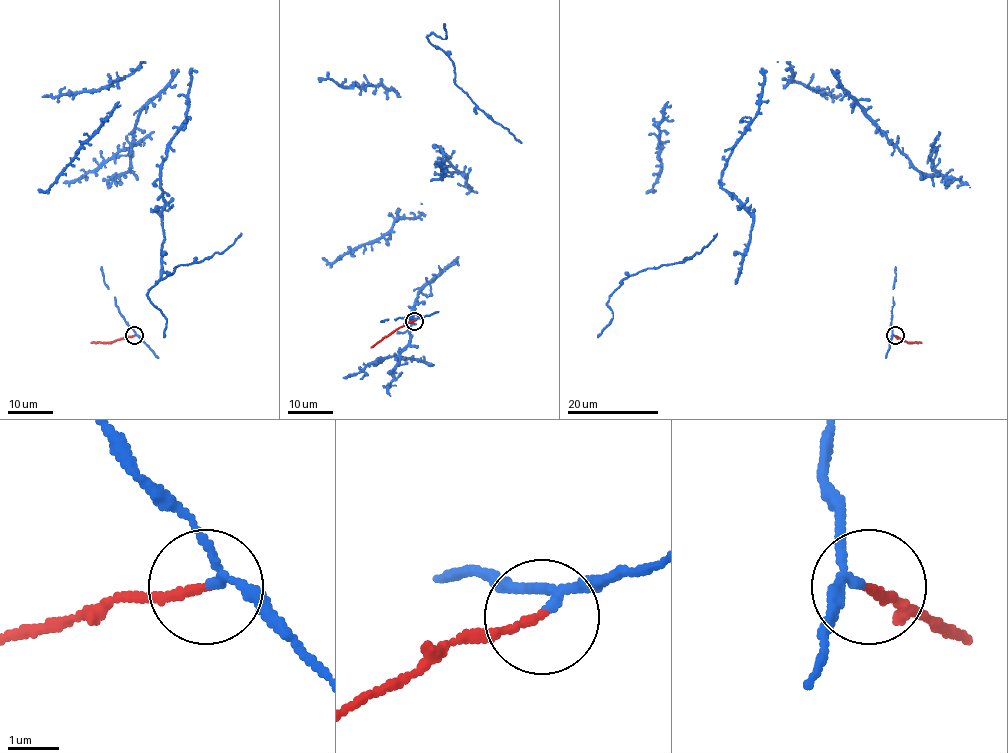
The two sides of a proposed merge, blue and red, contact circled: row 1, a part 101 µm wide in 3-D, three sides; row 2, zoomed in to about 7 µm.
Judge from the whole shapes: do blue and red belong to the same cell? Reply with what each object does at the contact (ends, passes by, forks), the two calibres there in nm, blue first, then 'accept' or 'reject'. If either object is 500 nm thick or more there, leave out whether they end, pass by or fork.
blue passes by | red ends | 140/160 nm | reject

